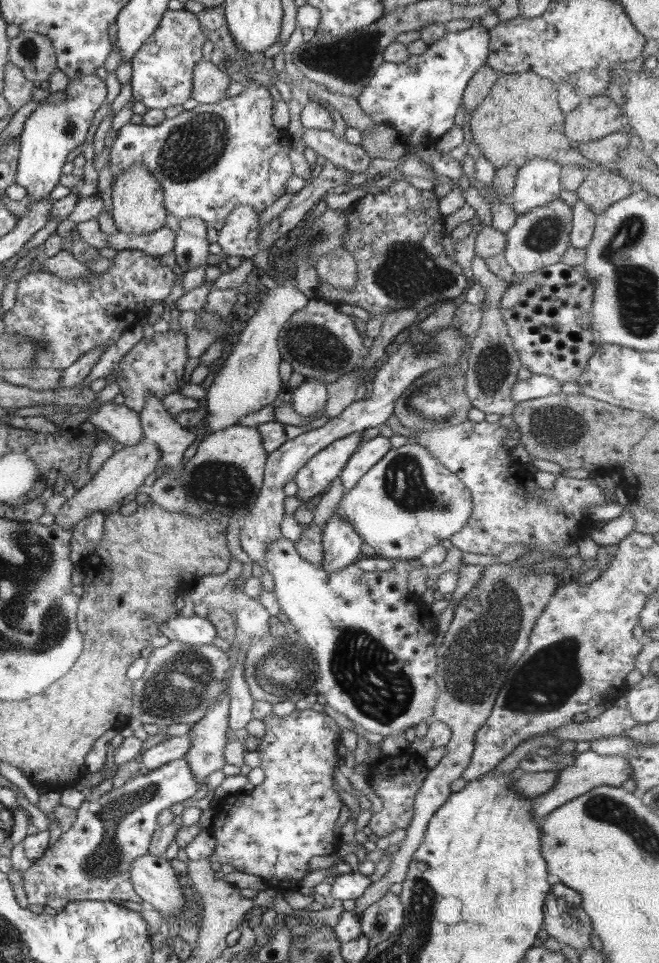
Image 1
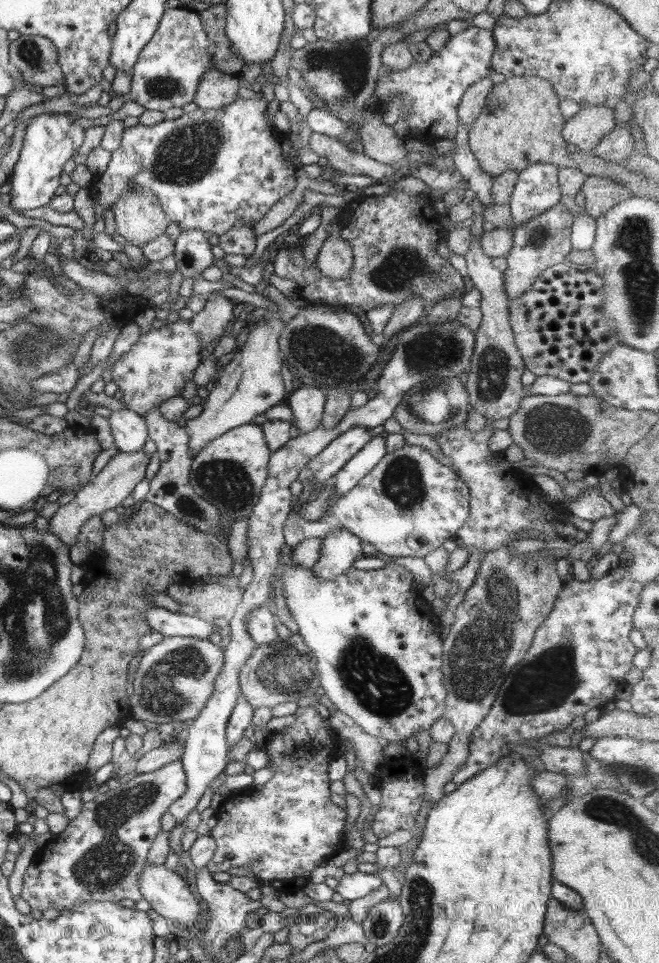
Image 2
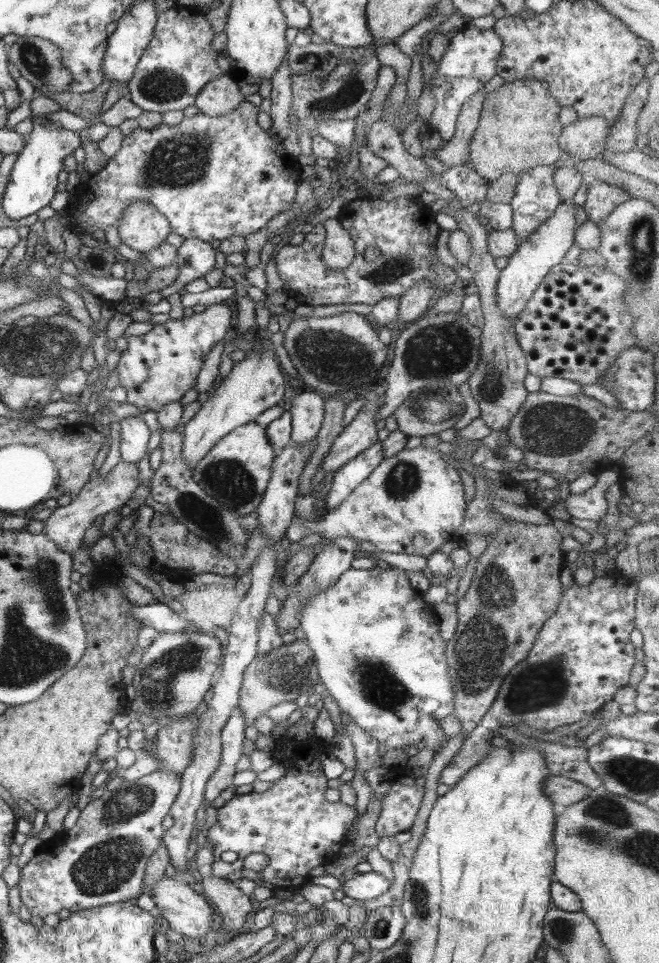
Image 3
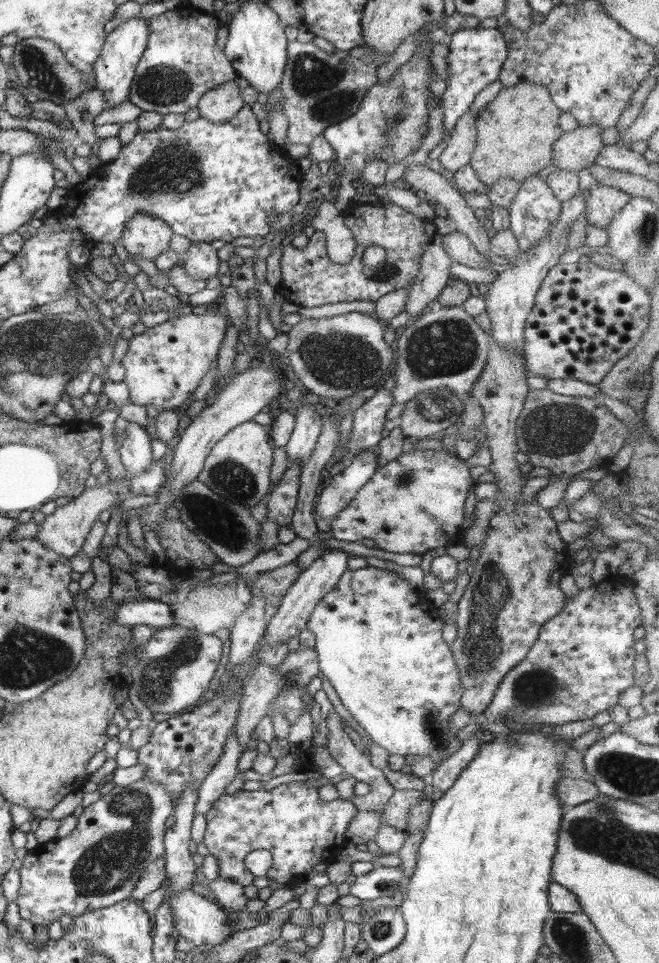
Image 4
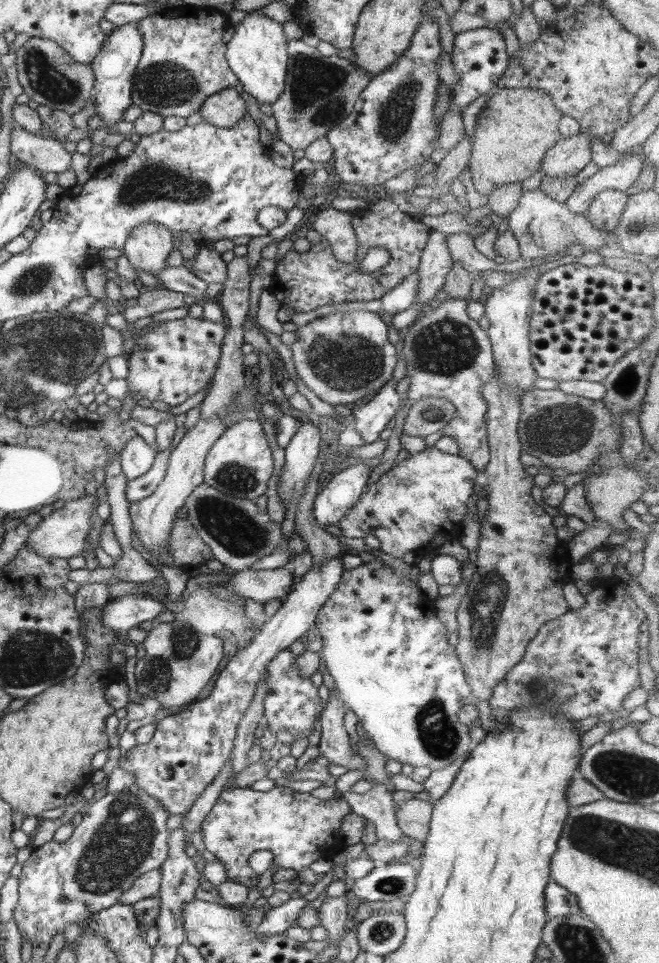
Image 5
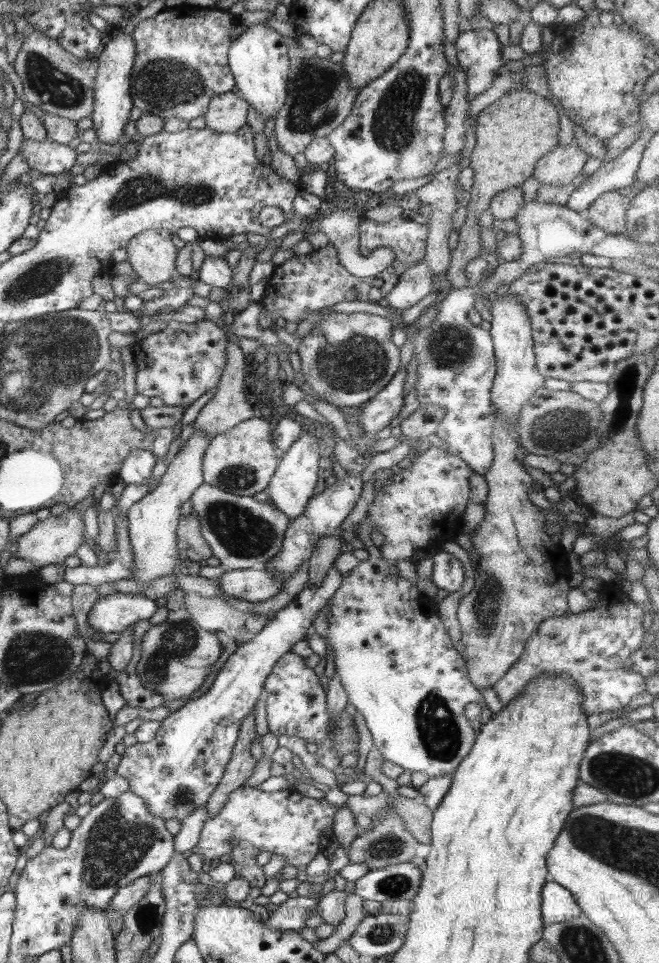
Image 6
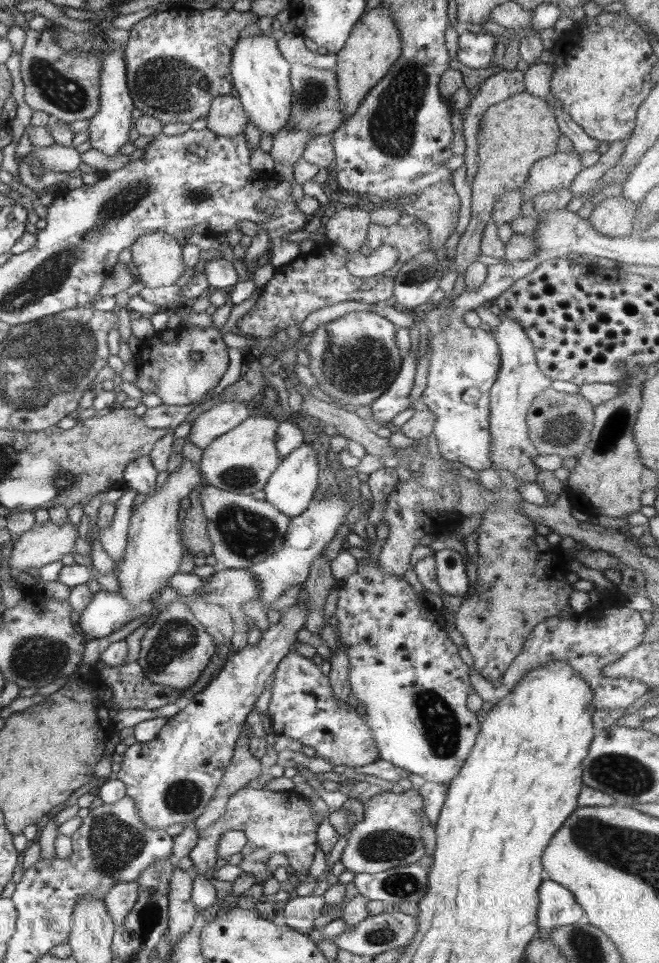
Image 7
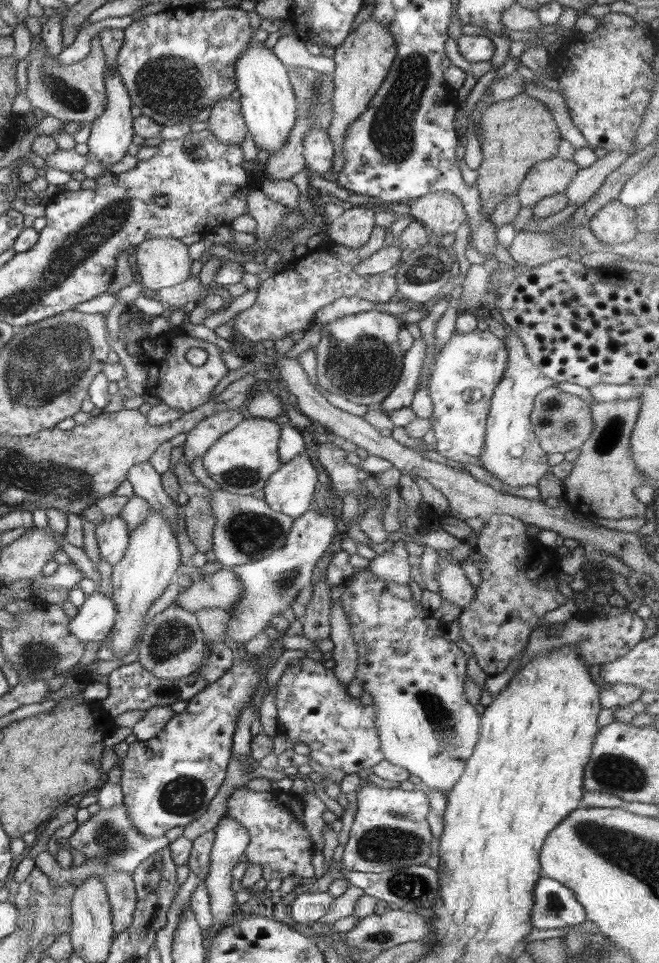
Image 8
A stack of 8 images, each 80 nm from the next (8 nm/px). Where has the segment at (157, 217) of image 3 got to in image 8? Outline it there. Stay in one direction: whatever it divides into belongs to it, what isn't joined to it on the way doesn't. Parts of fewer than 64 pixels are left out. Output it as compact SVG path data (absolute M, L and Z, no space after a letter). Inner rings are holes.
M154 237L138 244L132 261L146 291L170 288L191 278L193 260L180 239Z

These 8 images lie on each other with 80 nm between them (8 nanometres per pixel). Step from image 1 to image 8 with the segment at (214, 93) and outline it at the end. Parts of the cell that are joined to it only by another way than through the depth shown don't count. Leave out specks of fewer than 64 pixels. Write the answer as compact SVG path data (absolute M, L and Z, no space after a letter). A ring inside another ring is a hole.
M219 100L211 110L209 116L208 130L222 144L242 144L247 133L246 123L238 100Z

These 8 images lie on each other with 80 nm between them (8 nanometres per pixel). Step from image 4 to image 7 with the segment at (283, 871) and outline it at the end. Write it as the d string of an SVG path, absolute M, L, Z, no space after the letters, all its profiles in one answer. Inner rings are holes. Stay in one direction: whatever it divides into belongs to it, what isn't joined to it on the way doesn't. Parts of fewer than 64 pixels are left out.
M248 786L240 788L227 802L226 812L214 824L207 826L199 833L196 847L188 855L192 859L194 872L212 871L220 860L218 859L218 842L227 830L241 830L247 839L246 846L240 852L243 860L238 865L244 873L252 873L256 883L262 884L273 876L268 871L268 861L272 854L284 854L288 864L300 877L309 879L308 870L312 866L318 847L317 829L312 819L312 809L308 798L296 791L272 792L272 790L255 790Z

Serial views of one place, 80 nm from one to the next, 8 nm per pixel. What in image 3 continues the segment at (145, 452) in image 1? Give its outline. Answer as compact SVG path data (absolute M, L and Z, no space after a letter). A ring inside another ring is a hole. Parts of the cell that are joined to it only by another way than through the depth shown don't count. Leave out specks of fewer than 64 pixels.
M120 461L106 477L98 477L88 481L81 488L81 491L73 496L73 500L68 506L58 506L52 515L44 521L43 533L60 550L74 555L76 550L81 547L92 521L98 516L104 516L109 512L116 511L119 507L125 506L126 502L134 497L133 491L139 485L138 476L138 462Z

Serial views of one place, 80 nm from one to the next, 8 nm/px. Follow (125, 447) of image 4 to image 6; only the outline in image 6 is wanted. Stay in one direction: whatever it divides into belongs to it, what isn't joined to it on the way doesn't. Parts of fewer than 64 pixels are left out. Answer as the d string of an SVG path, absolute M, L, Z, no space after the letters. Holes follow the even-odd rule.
M135 448L119 470L119 476L128 484L147 484L151 482L153 468L157 462L154 453L149 449Z

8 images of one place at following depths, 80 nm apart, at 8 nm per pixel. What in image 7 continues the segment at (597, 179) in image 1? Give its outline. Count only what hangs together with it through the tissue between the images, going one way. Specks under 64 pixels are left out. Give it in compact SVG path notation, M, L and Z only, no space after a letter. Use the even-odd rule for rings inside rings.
M621 196L601 200L587 219L596 233L612 238L631 237L637 204Z

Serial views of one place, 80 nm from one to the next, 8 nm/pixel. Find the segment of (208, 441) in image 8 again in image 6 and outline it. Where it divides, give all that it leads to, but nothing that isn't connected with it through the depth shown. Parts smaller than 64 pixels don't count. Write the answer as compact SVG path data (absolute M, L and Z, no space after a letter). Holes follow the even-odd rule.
M227 343L226 352L226 367L220 375L219 383L217 384L218 391L204 407L200 410L199 415L193 422L195 430L205 430L207 436L215 437L217 434L222 434L237 424L254 417L254 405L248 402L246 397L246 356L243 354L242 349L238 343Z

